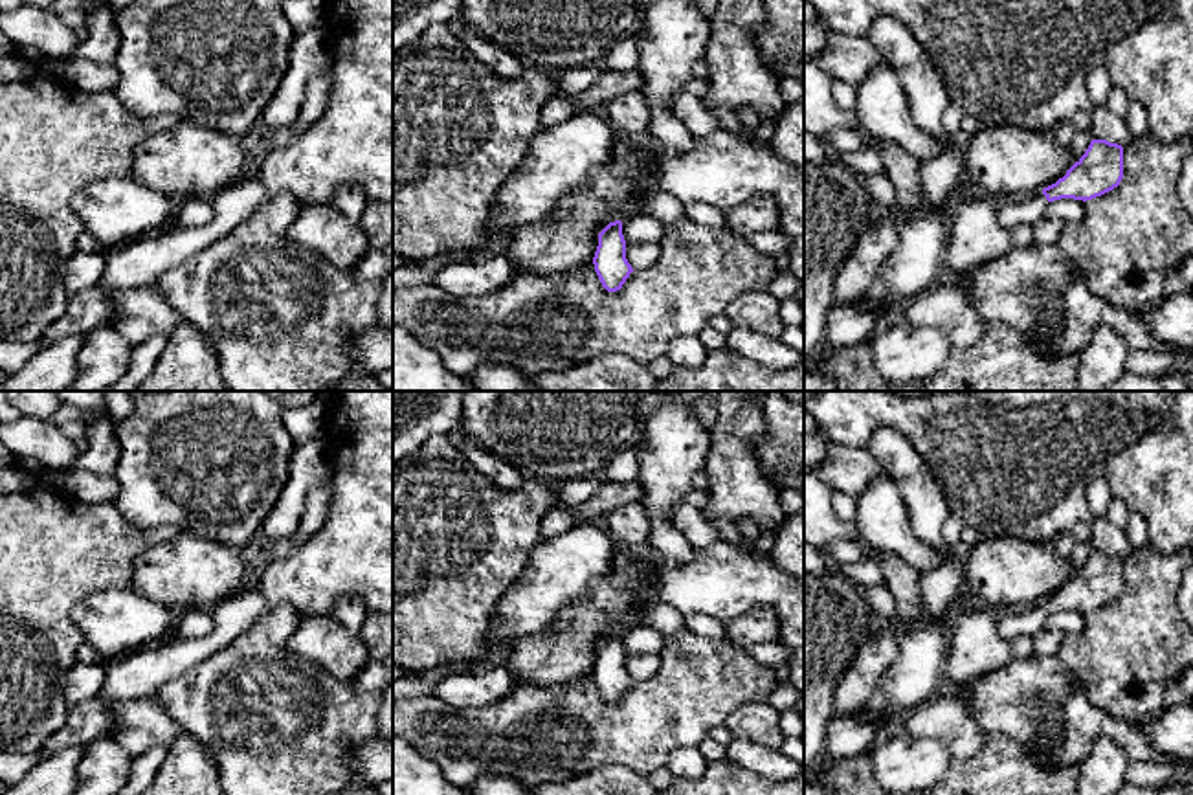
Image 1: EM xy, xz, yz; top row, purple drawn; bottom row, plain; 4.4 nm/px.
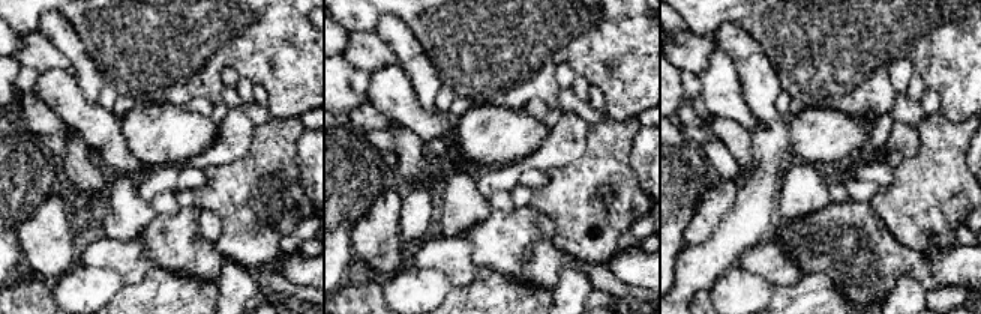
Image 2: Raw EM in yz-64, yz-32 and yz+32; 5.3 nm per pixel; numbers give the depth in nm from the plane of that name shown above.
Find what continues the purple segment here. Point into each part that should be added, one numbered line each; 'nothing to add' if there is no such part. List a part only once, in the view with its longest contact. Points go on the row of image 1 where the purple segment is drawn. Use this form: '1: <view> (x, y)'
1: yz (1028, 210)

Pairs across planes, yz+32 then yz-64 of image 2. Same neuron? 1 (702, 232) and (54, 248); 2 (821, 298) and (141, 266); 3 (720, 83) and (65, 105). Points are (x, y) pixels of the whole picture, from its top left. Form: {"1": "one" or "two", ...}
{"1": "one", "2": "two", "3": "one"}

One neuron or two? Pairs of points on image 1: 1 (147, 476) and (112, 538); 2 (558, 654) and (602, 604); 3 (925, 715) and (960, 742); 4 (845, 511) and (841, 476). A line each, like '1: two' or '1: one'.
1: two
2: one
3: one
4: two

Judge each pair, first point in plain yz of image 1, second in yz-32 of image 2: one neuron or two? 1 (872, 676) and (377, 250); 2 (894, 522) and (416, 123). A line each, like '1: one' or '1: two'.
1: one
2: one

